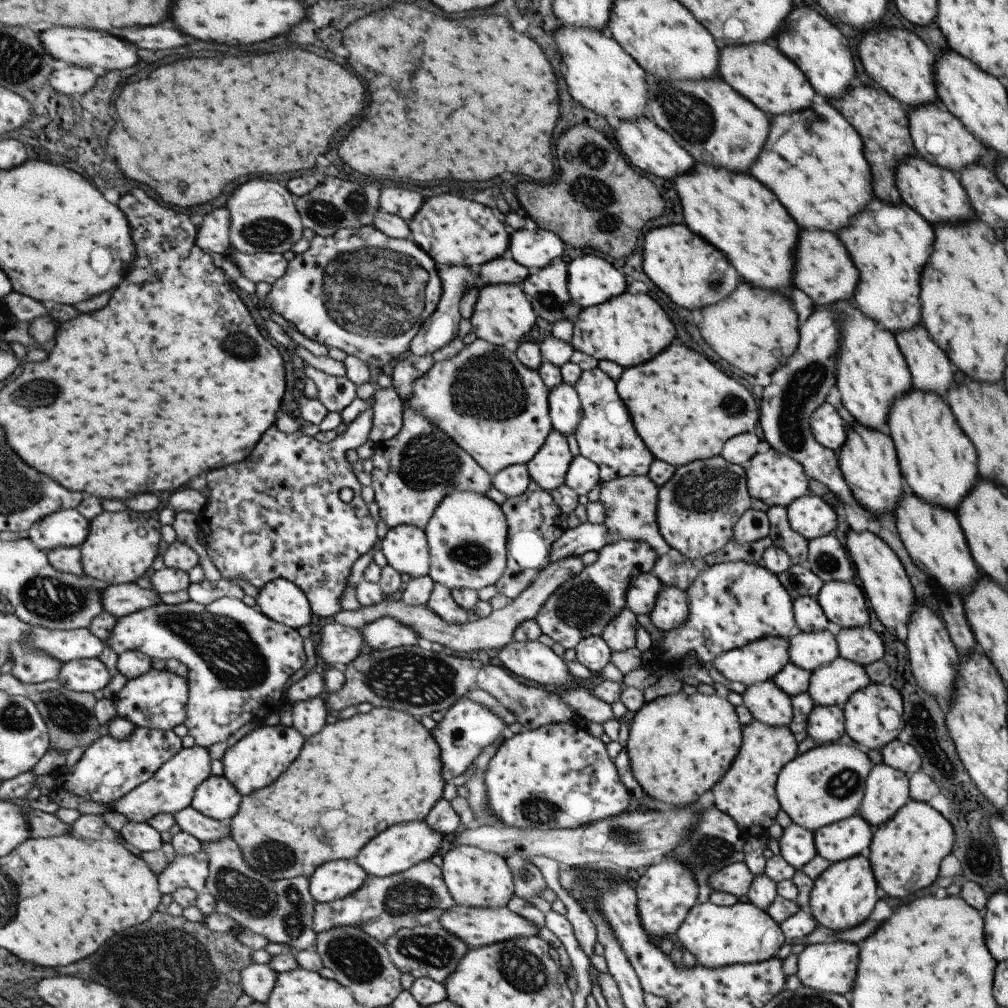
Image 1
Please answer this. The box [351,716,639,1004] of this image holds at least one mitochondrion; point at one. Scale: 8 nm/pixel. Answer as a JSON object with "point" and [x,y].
{"point":[527,972]}

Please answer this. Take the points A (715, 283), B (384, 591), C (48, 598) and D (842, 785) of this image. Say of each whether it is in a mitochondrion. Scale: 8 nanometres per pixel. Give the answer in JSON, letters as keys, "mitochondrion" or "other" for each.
{"A":"mitochondrion","B":"other","C":"mitochondrion","D":"mitochondrion"}

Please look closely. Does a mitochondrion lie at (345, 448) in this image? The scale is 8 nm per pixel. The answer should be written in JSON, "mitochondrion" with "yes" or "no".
{"mitochondrion":"no"}

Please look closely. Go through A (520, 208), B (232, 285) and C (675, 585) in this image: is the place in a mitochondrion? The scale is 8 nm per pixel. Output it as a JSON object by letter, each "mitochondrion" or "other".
{"A":"other","B":"other","C":"other"}

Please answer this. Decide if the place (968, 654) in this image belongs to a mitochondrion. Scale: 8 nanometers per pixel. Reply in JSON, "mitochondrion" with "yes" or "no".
{"mitochondrion":"no"}

